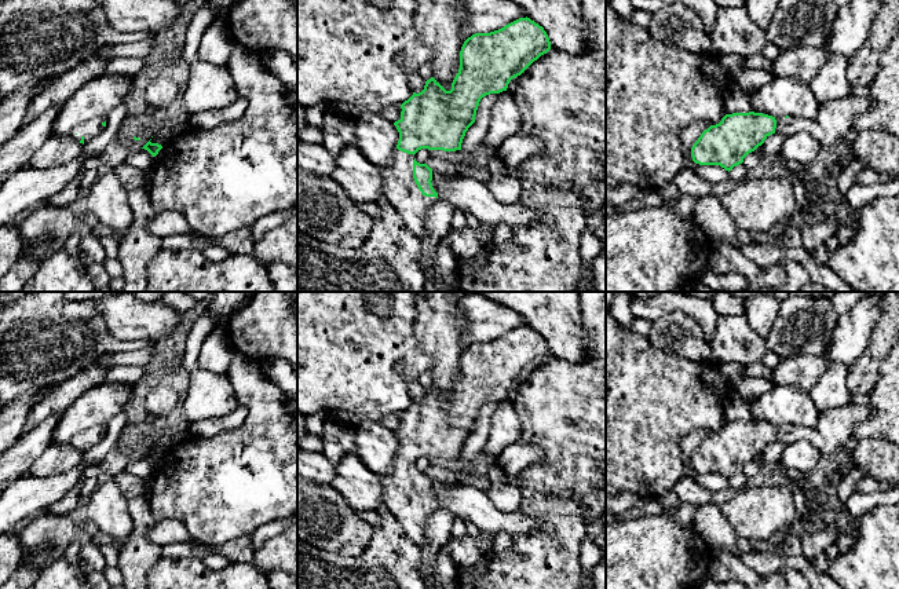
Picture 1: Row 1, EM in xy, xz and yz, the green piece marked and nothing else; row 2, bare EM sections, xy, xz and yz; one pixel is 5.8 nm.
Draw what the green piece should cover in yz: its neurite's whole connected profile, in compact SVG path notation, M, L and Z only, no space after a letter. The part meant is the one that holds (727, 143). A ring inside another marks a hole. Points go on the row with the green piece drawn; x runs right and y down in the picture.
M869 96L836 99L821 105L818 113L810 118L772 117L754 111L726 114L719 124L701 133L691 147L691 157L695 164L720 165L730 172L775 132L790 136L807 131L821 147L834 146L870 103Z

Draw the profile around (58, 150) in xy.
M72 135L51 136L30 158L36 169L50 169L65 165L83 153L83 143Z

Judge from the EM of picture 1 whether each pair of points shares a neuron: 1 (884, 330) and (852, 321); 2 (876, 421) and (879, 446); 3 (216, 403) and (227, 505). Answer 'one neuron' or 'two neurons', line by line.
1: two neurons
2: two neurons
3: two neurons

